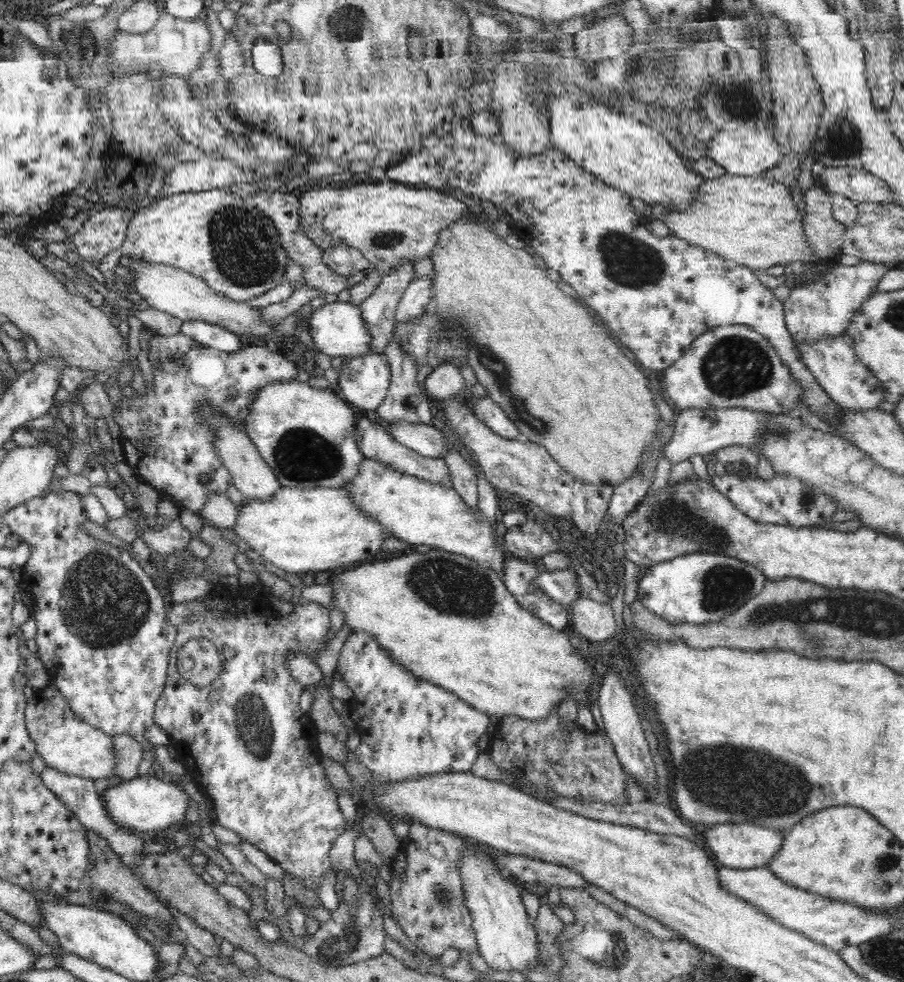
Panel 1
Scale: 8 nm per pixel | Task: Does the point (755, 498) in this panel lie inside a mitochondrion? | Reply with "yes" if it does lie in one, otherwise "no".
no

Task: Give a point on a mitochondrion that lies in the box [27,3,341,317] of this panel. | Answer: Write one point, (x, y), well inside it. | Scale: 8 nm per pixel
(243, 250)

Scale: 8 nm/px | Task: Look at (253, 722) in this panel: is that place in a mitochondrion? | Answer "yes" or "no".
yes

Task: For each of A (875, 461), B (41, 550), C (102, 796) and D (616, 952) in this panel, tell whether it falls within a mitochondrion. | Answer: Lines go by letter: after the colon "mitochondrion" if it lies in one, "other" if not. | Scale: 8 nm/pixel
A: other
B: other
C: other
D: mitochondrion

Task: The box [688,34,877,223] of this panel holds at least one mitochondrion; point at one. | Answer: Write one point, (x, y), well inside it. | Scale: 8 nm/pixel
(841, 140)

